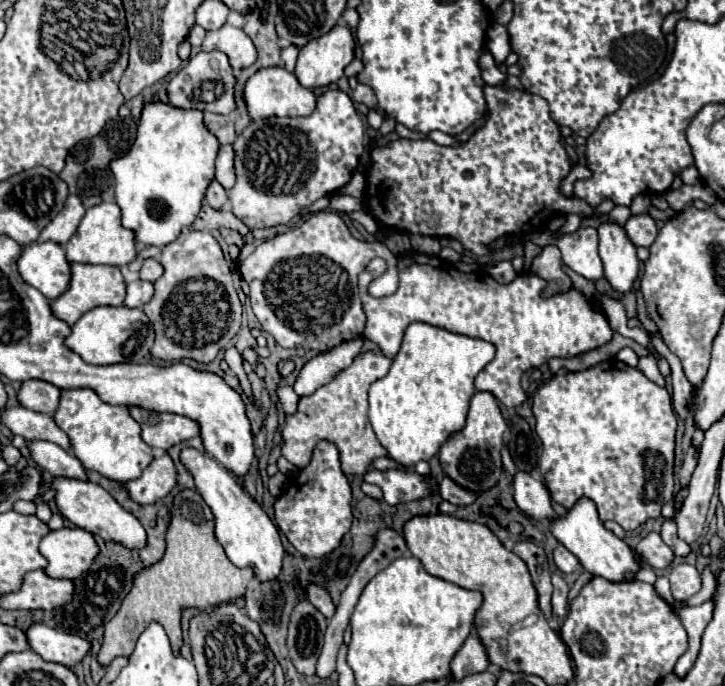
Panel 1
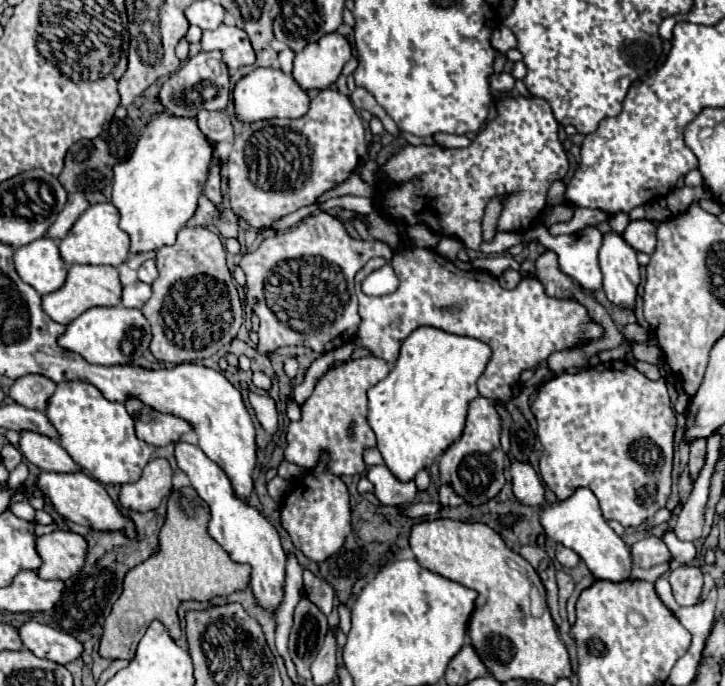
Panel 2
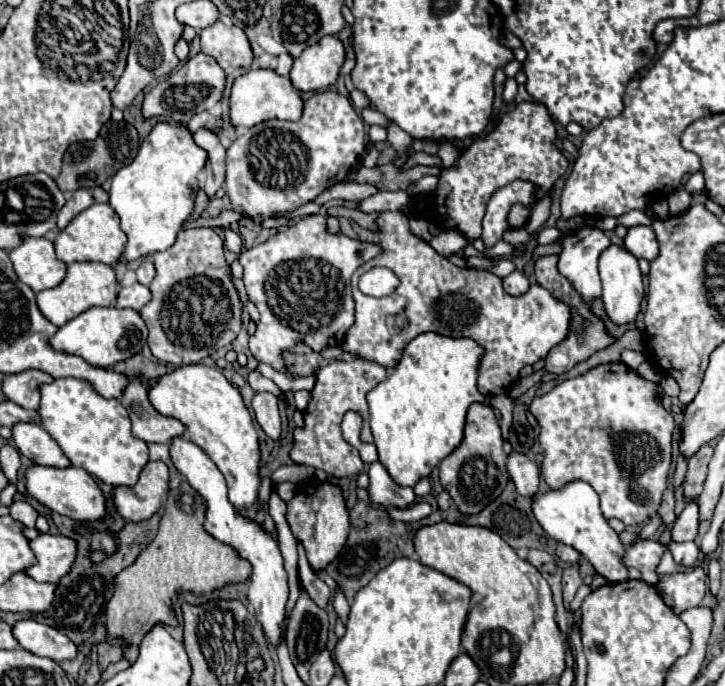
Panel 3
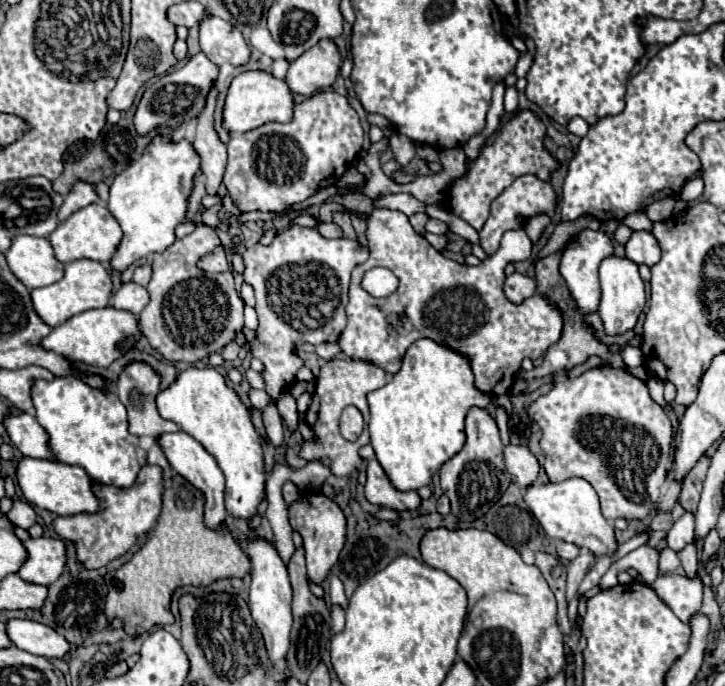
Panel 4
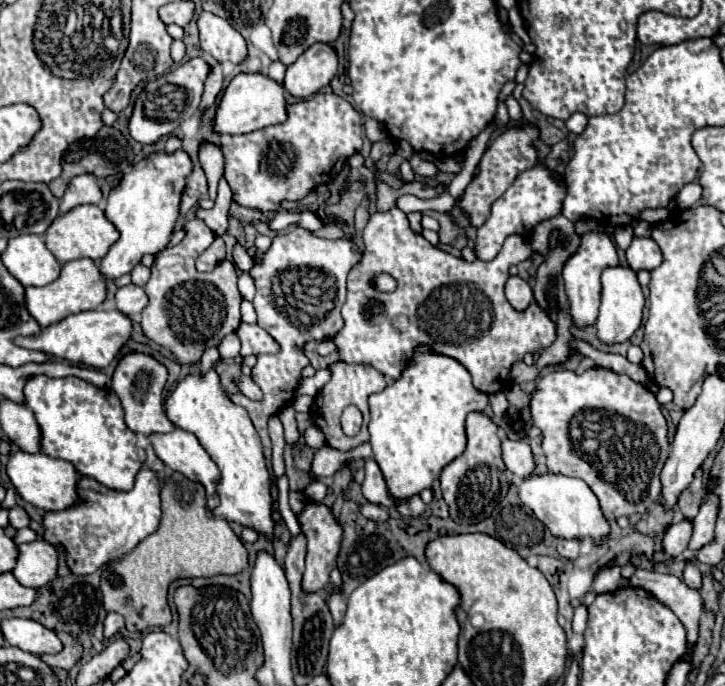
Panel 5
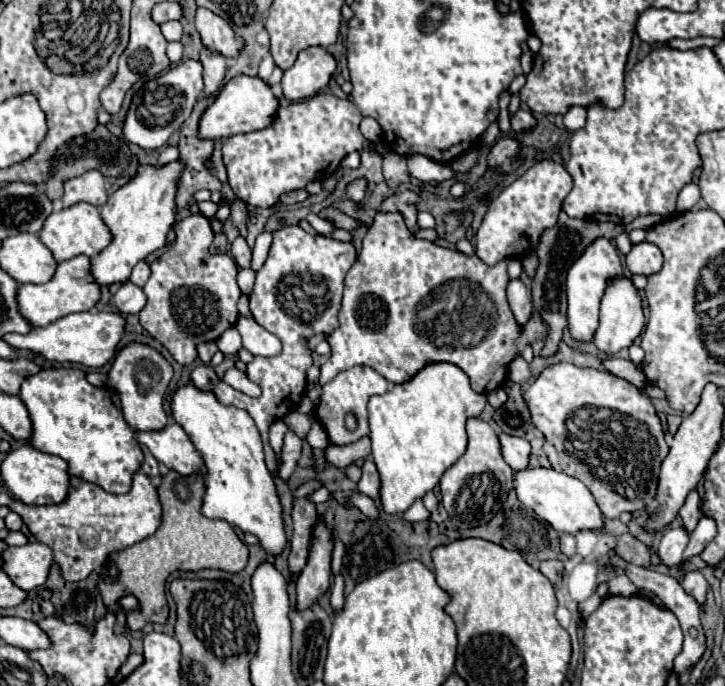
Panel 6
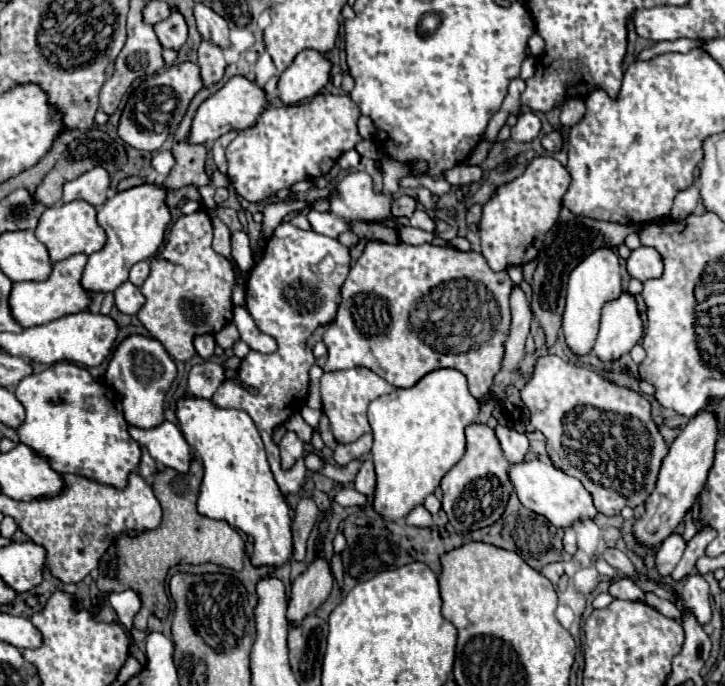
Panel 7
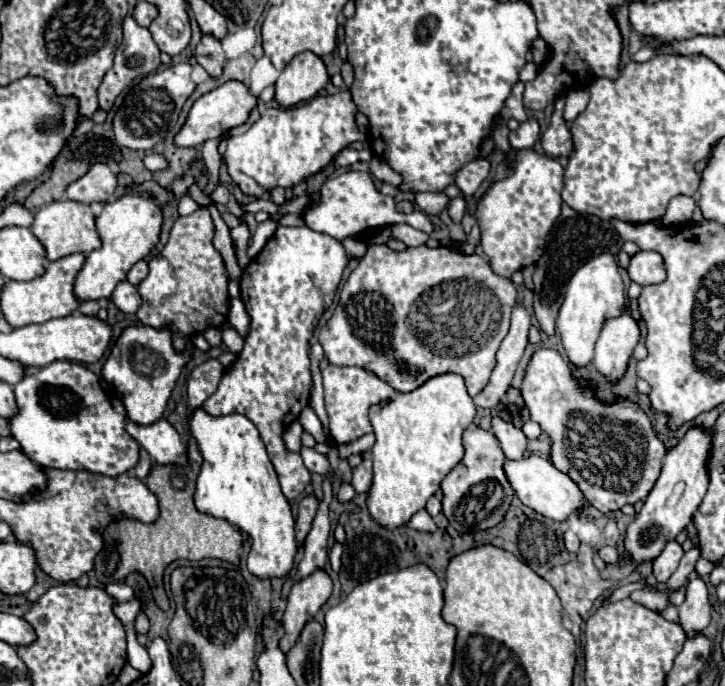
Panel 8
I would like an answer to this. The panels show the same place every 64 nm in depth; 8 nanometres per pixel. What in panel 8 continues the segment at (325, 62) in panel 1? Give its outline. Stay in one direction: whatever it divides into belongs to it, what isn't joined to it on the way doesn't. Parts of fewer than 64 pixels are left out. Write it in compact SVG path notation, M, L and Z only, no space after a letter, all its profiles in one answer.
M302 52L282 70L274 84L274 98L282 108L292 108L314 98L328 84L328 80L330 76L324 62L312 52Z

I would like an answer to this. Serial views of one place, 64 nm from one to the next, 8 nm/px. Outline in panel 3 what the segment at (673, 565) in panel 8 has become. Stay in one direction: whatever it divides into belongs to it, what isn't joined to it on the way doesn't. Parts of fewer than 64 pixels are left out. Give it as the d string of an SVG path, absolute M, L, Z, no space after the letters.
M688 504L672 526L672 540L688 542L698 534L698 504Z

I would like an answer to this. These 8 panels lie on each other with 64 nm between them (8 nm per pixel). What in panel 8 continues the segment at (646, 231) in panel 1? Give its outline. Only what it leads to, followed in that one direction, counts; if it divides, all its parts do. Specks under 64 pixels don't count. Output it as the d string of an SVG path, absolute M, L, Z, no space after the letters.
M638 252L636 256L632 256L630 266L628 266L628 274L630 278L640 284L640 286L648 286L648 284L660 284L666 280L666 268L664 268L664 260L660 254L656 252Z

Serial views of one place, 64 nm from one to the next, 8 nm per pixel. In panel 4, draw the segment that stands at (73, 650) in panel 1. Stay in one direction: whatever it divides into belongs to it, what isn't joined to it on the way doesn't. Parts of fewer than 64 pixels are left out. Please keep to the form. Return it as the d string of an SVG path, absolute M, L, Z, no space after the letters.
M12 618L6 622L6 632L16 648L36 656L46 656L52 660L64 658L70 652L70 644L64 636L34 620Z

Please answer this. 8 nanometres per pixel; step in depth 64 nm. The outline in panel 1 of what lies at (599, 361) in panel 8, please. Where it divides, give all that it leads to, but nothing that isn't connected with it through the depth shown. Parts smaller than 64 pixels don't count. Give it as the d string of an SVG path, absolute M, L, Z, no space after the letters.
M602 224L600 234L600 260L604 264L604 276L608 284L618 292L626 294L632 290L638 278L636 246L628 240L626 232L618 224Z

